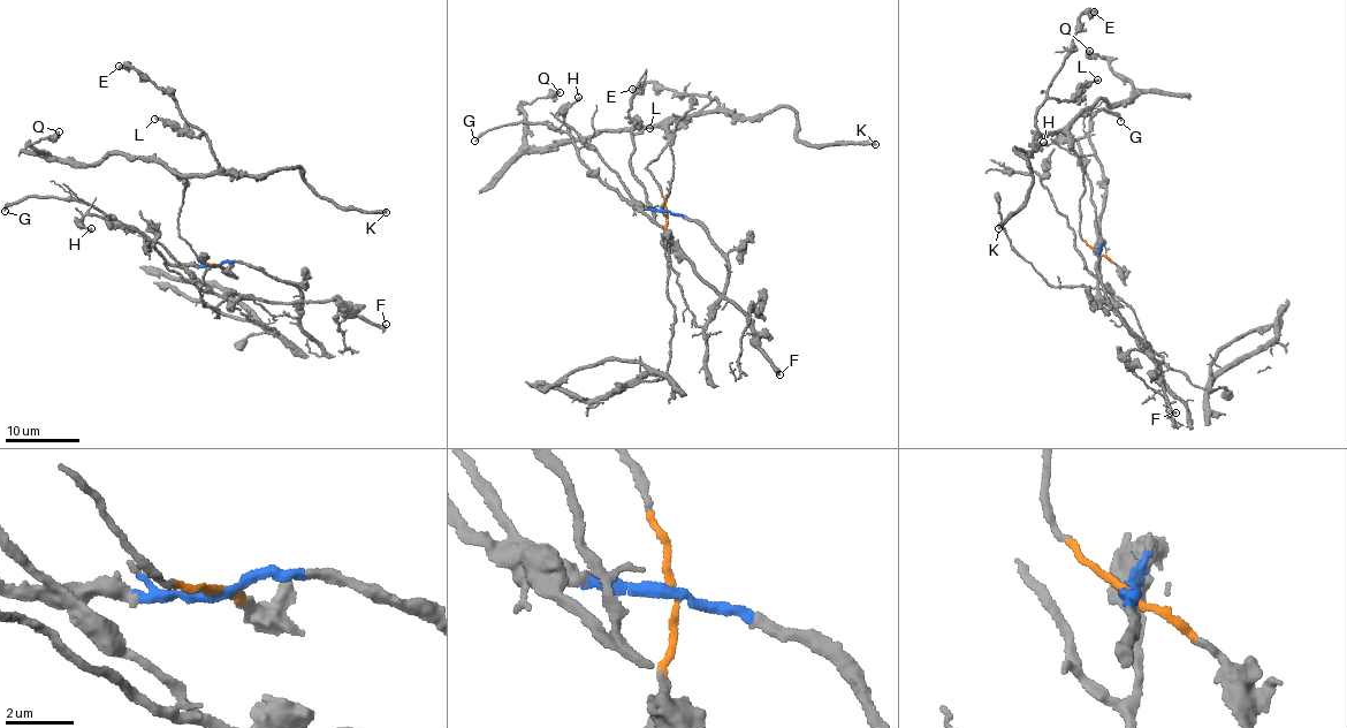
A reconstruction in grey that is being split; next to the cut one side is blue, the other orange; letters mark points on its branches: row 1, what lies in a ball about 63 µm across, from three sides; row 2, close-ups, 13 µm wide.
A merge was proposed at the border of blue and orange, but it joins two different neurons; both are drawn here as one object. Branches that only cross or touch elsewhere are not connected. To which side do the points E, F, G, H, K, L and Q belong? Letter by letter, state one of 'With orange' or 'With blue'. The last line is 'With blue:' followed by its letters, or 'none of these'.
E: With orange
F: With blue
G: With blue
H: With blue
K: With orange
L: With orange
Q: With orange
With blue: F, G, H

